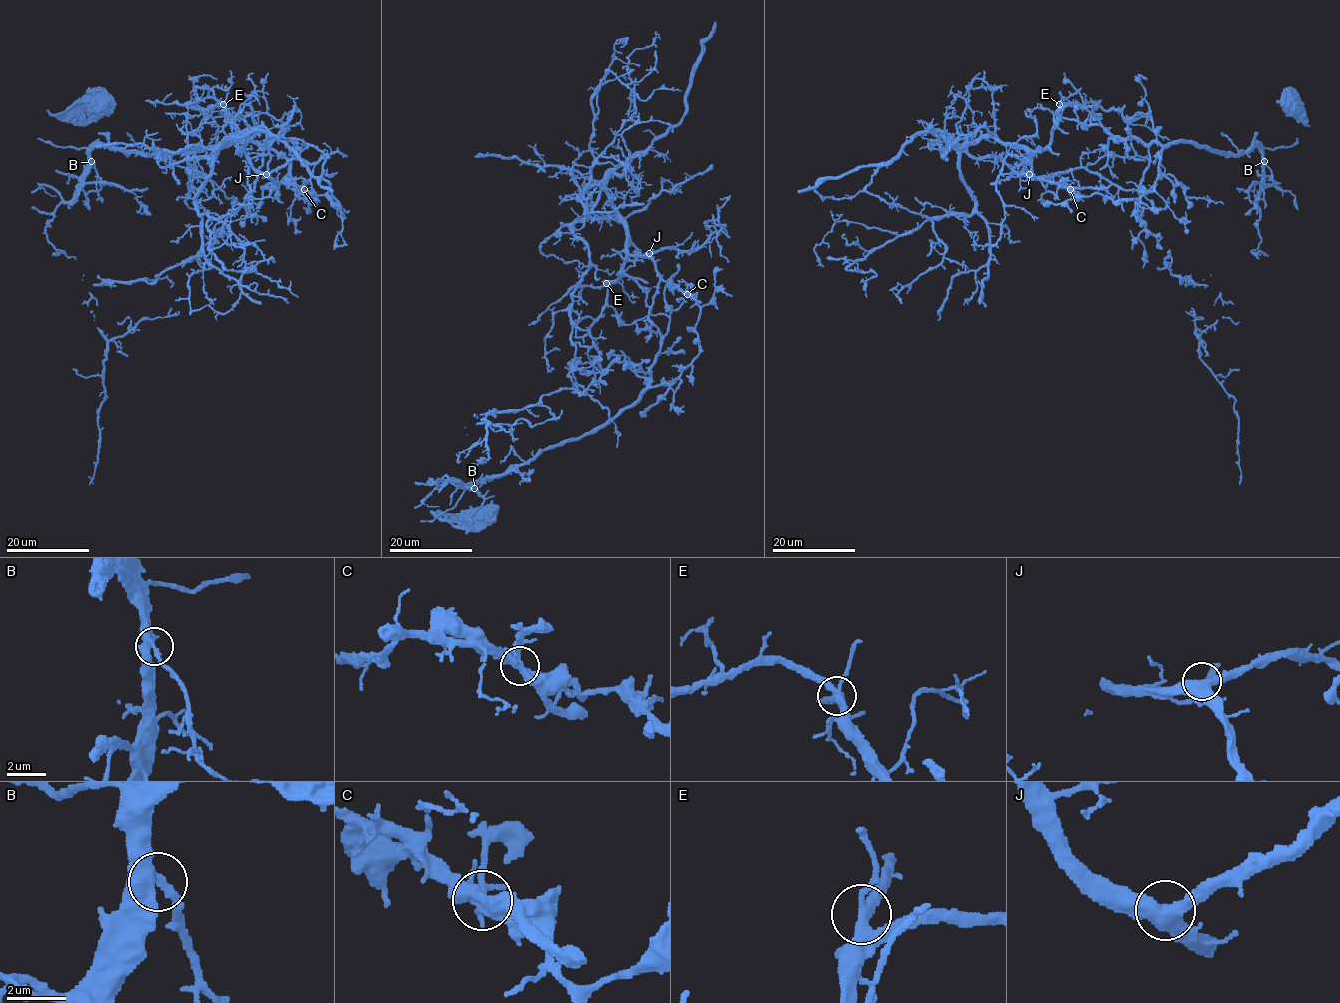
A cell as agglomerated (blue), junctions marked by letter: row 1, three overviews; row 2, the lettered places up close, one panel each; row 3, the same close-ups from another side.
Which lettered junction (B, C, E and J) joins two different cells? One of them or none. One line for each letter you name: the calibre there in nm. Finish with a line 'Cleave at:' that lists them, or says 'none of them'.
C: Thickness 400 nm
Cleave at: C

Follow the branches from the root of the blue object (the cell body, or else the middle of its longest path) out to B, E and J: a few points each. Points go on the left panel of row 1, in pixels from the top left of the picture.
B: (100, 104), (84, 103), (69, 118), (62, 118), (50, 141), (56, 146), (85, 148), (92, 162)
E: (100, 104), (62, 118), (50, 141), (162, 154), (263, 145), (285, 130), (265, 113), (236, 115), (223, 104)
J: (100, 104), (62, 118), (50, 141), (145, 154), (259, 142), (289, 162), (293, 187), (316, 202), (266, 174)

